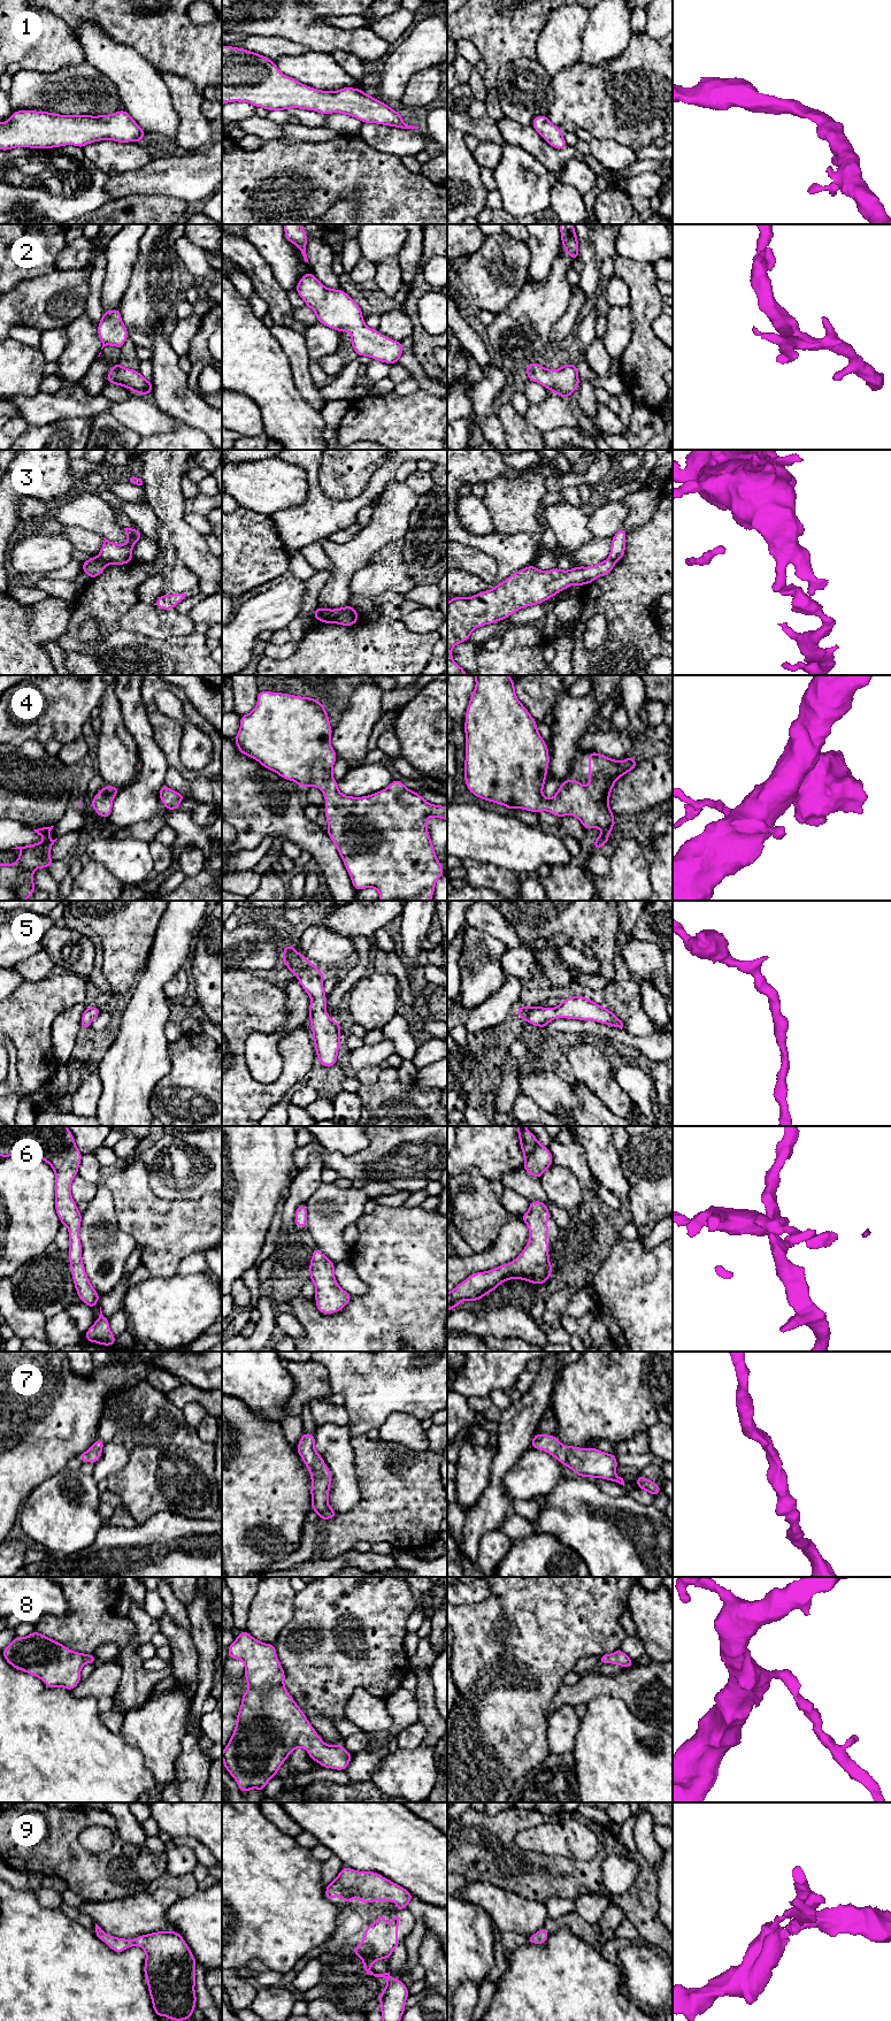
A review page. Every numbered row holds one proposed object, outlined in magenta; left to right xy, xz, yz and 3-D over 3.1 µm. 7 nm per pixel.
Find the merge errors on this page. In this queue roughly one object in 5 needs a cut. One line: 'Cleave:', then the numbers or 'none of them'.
Cleave: 3

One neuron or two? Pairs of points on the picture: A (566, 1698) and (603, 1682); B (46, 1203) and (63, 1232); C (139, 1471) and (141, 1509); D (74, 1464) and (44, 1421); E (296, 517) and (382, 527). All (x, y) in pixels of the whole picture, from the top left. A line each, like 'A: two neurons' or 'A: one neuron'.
A: one neuron
B: two neurons
C: one neuron
D: two neurons
E: two neurons

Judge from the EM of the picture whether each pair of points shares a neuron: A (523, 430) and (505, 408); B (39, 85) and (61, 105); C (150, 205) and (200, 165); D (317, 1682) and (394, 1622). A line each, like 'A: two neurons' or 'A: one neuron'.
A: one neuron
B: one neuron
C: two neurons
D: one neuron

